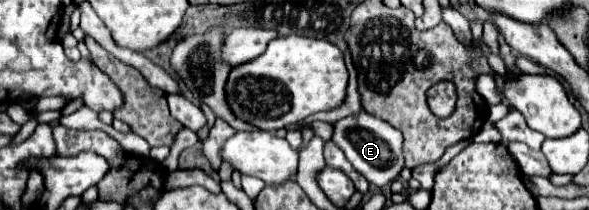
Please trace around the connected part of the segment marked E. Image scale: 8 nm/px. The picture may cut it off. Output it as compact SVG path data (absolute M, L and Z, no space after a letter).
M362 111L360 117L336 121L332 141L344 151L344 155L352 163L352 167L356 167L370 183L382 187L382 185L394 181L398 177L400 169L404 167L404 159L402 159L402 151L400 151L402 133L398 129L394 129L390 123L386 123L384 119L368 115L366 111Z

